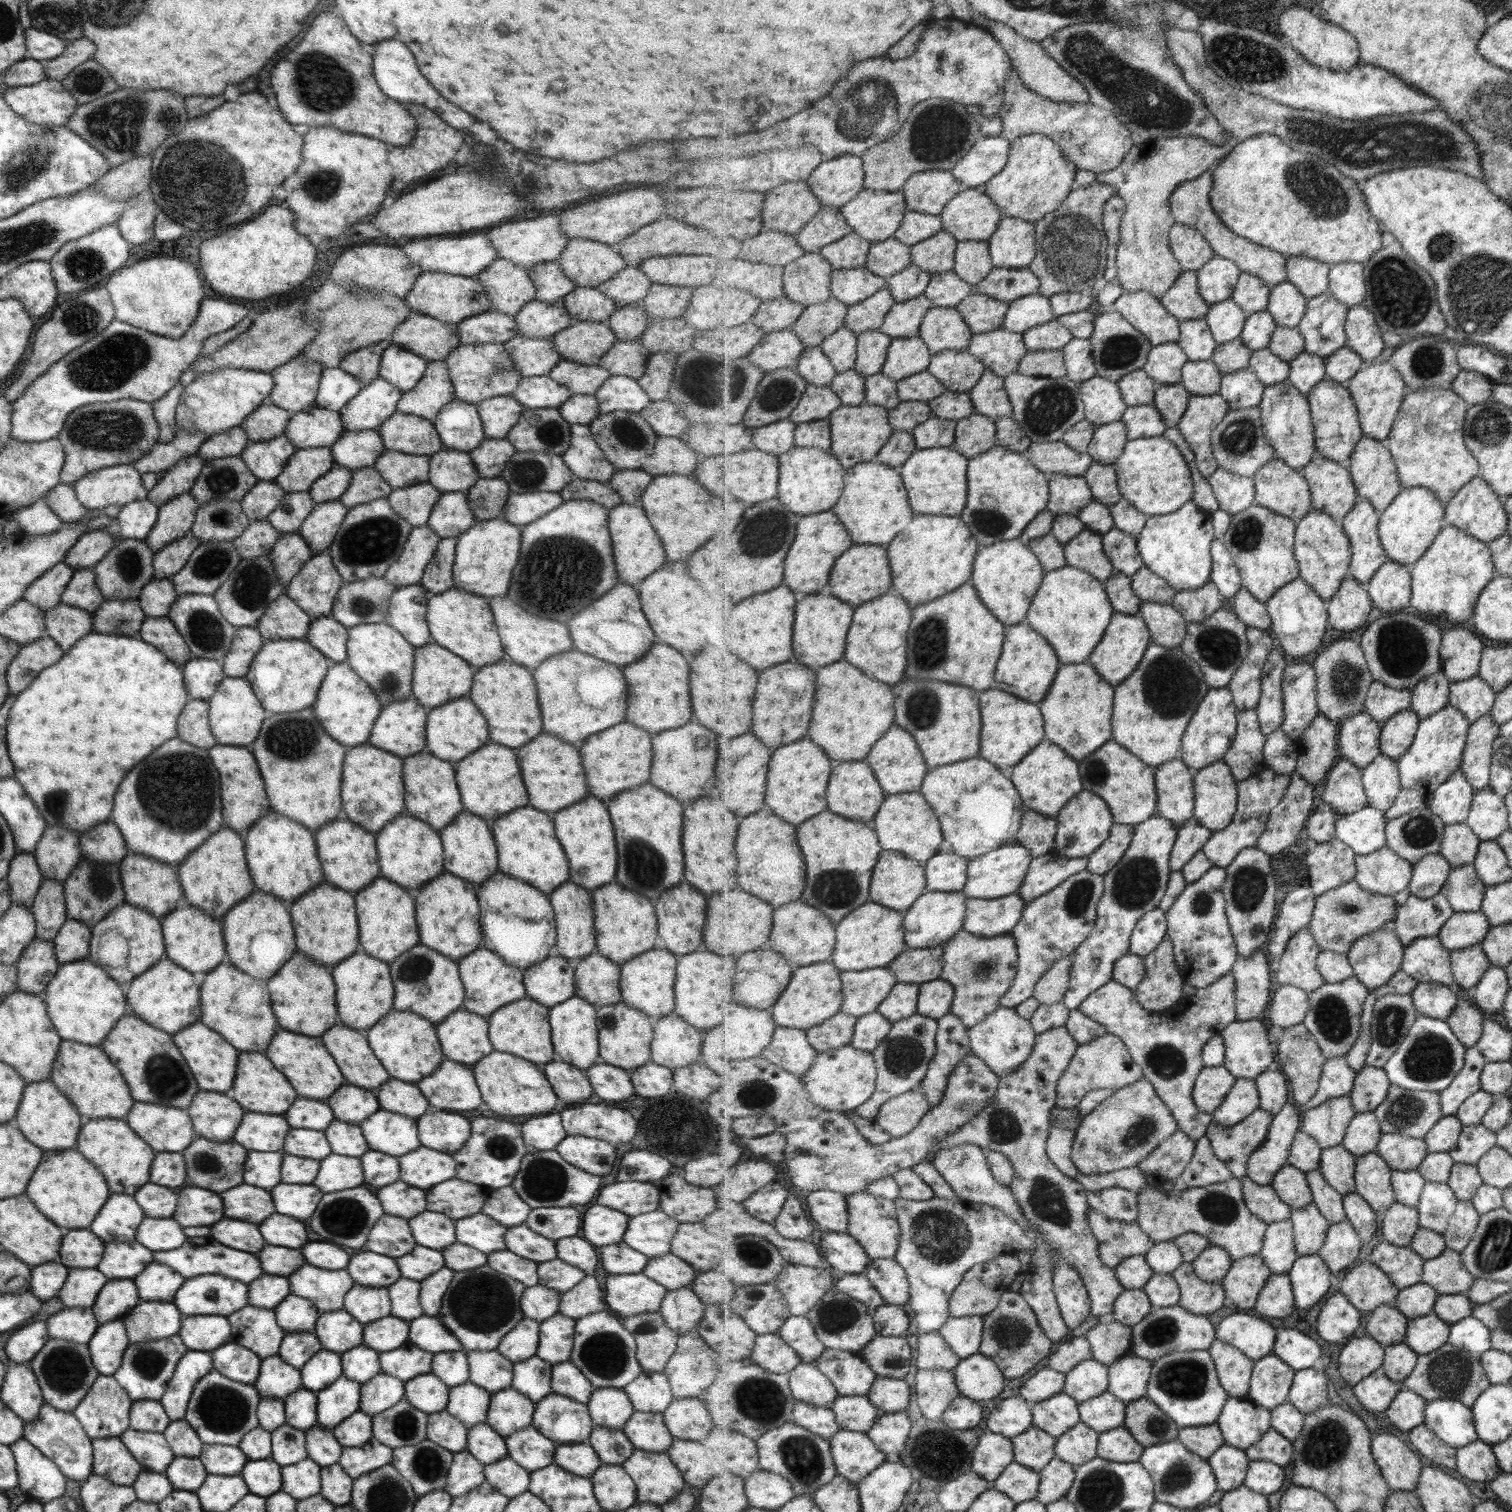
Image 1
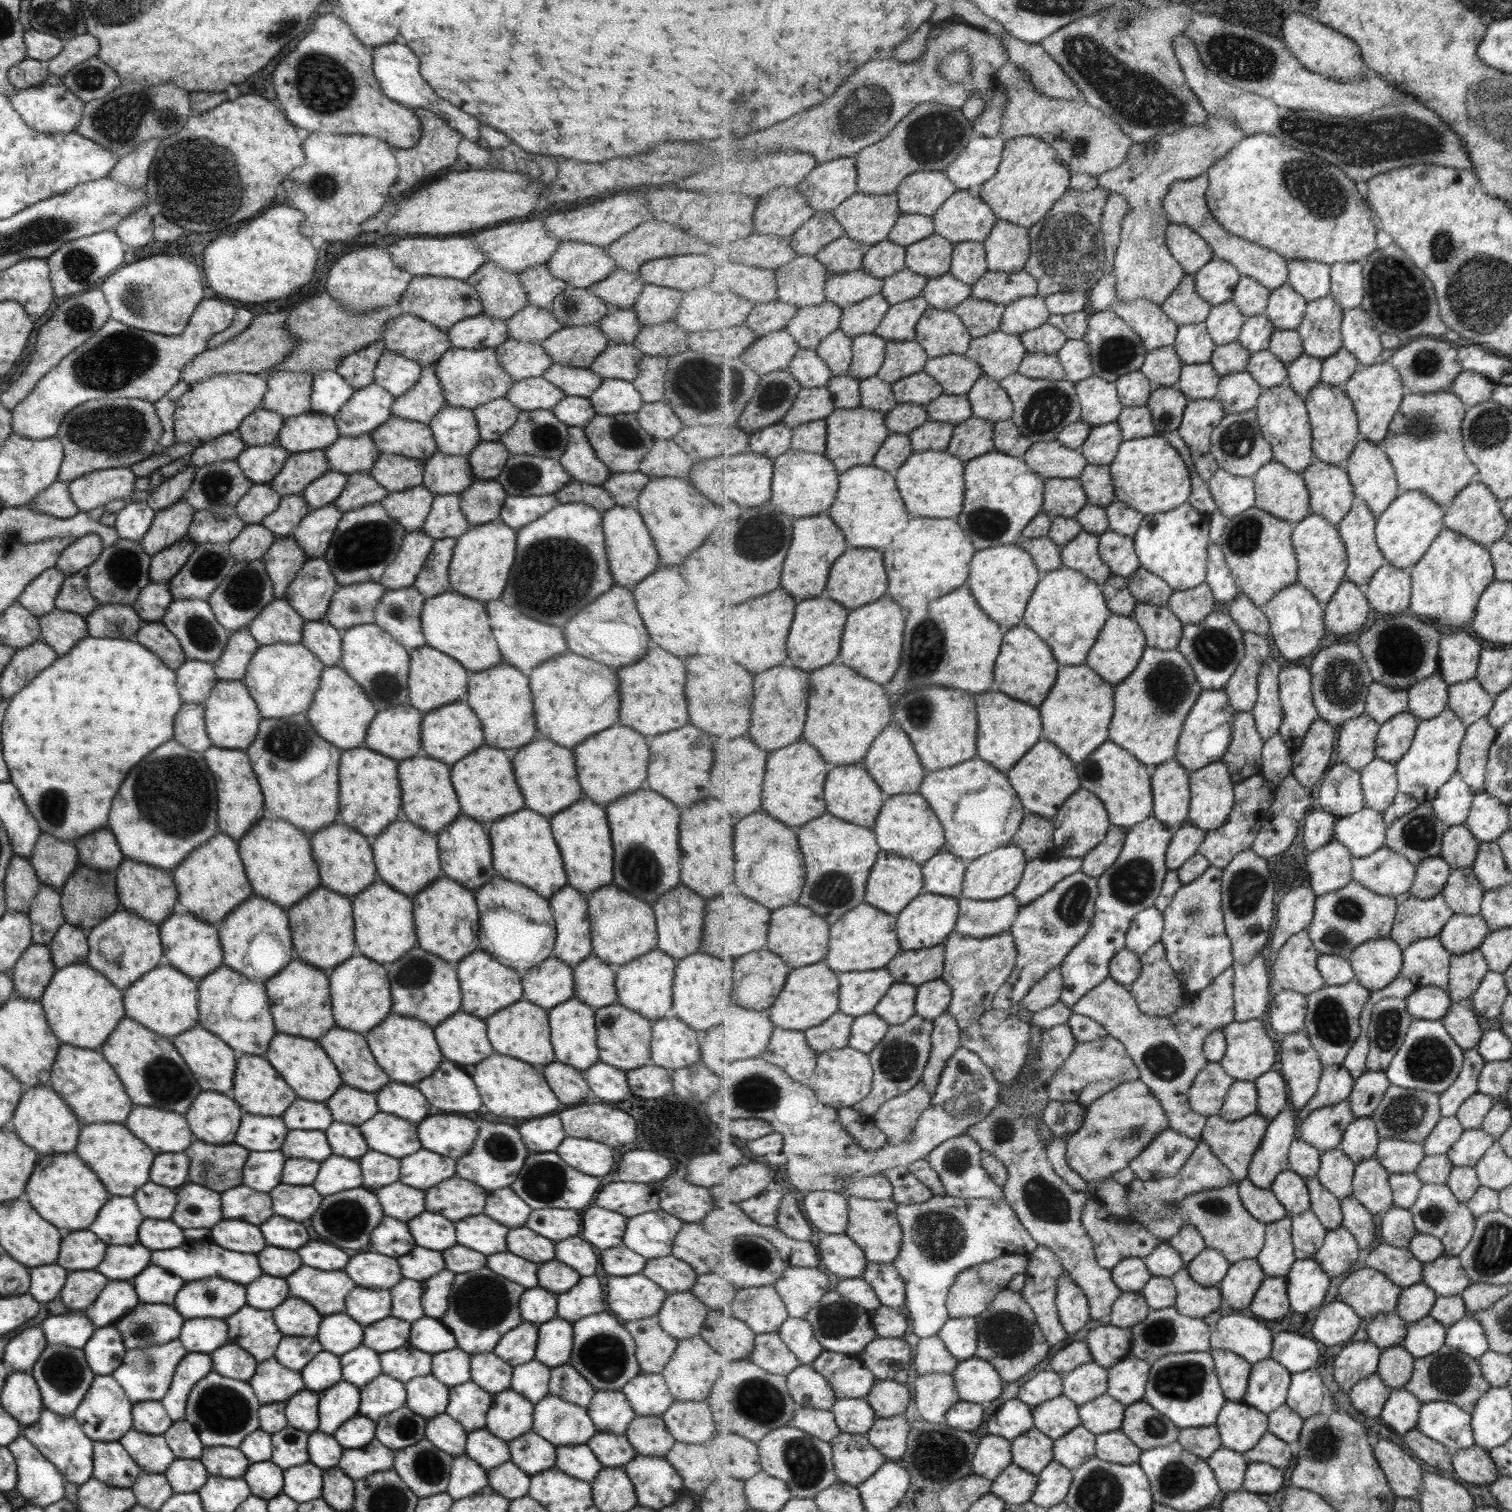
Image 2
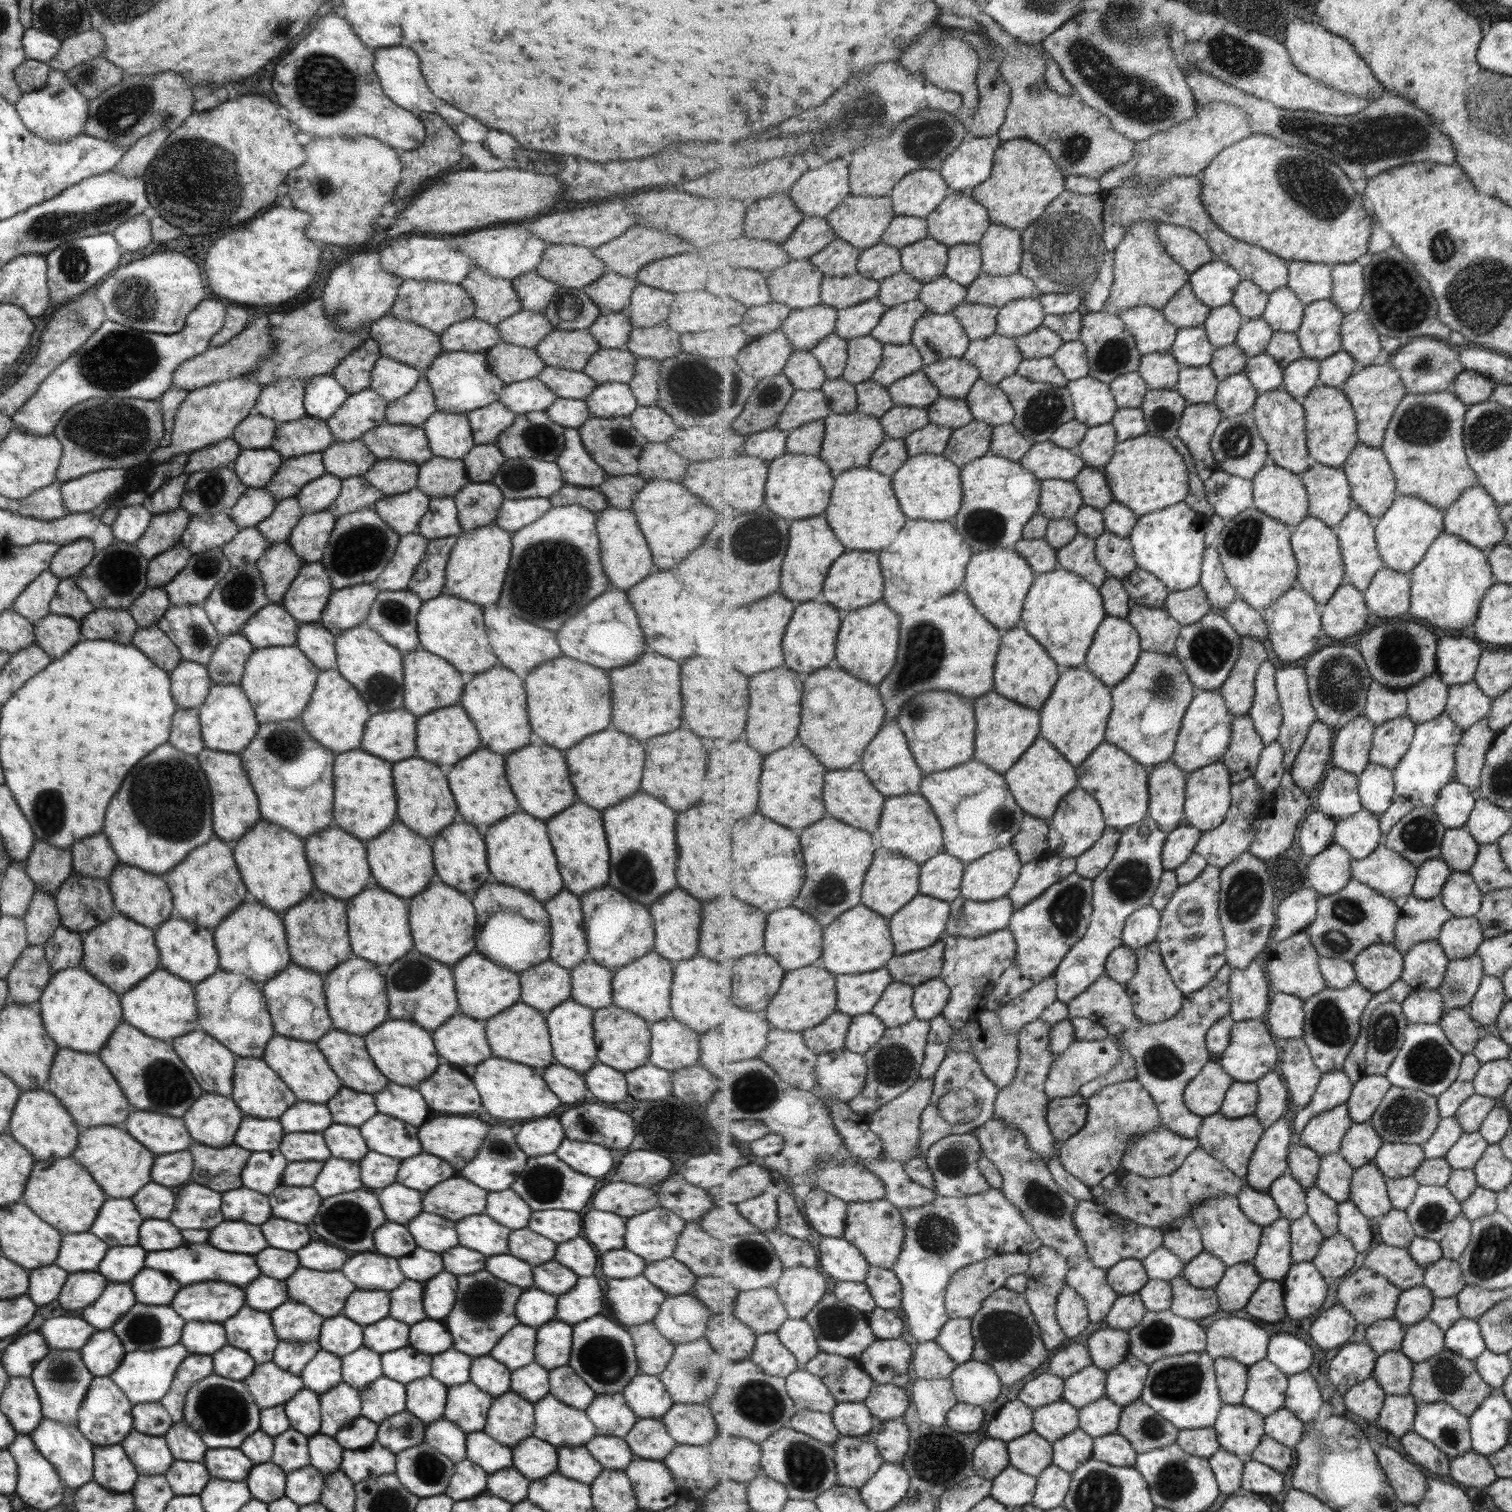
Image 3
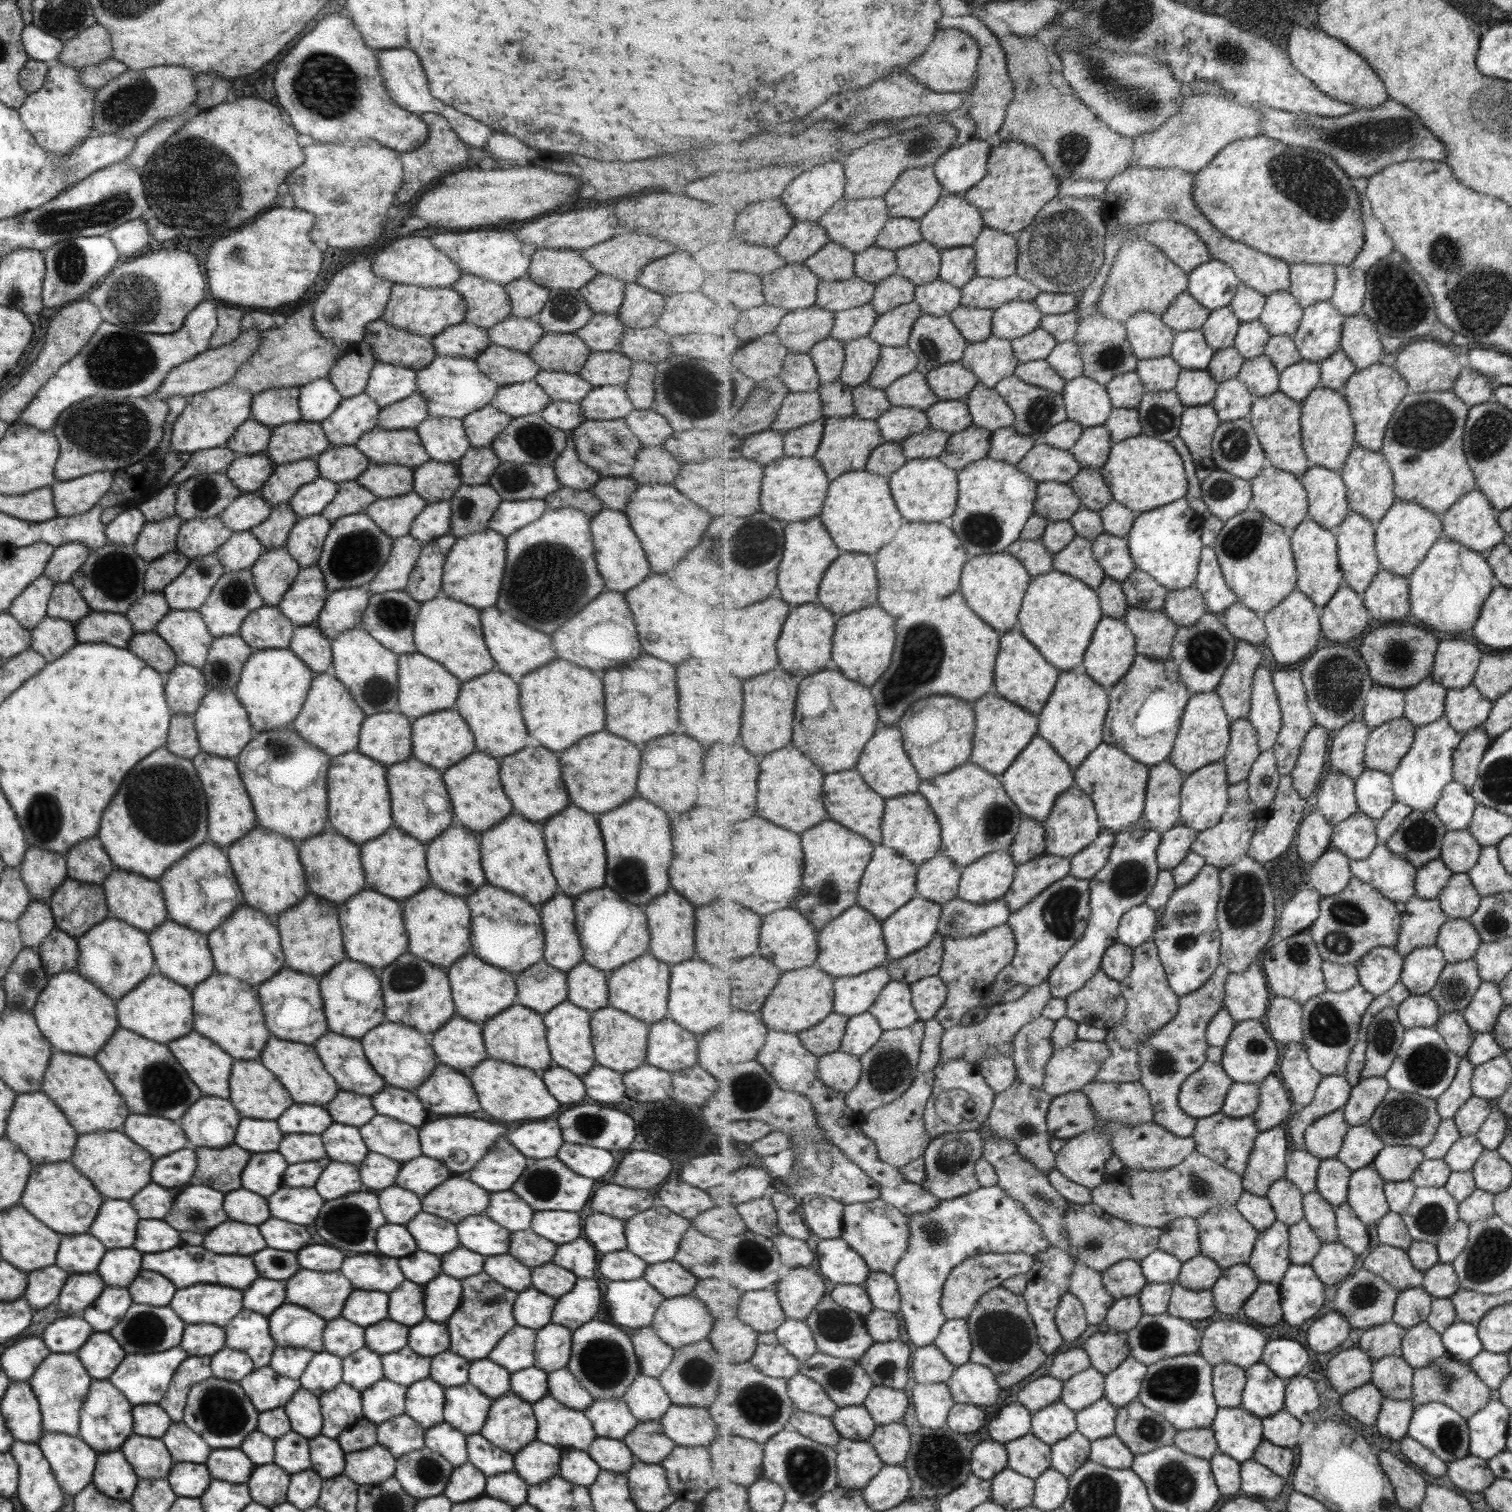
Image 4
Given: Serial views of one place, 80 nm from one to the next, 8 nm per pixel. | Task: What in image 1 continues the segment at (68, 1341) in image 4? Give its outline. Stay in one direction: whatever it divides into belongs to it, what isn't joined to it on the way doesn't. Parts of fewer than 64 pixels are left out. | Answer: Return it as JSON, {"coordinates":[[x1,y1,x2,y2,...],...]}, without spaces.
{"coordinates":[[69,1308,49,1316,44,1323,49,1339,75,1344,87,1344,98,1325,90,1308]]}

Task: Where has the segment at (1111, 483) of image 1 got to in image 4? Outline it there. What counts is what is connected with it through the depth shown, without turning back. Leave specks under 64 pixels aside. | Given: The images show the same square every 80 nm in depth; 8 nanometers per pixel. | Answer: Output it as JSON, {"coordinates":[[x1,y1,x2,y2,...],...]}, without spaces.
{"coordinates":[[1082,468,1069,485,1082,499,1083,506,1089,510,1100,511,1114,500,1110,485,1098,469]]}

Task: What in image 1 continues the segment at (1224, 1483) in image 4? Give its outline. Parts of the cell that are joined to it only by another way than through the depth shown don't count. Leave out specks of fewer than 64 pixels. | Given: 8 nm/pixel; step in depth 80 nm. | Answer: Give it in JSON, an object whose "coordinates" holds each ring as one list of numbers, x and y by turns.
{"coordinates":[[1225,1444,1217,1449,1208,1461,1216,1472,1218,1488,1221,1491,1244,1485,1251,1462,1245,1450]]}

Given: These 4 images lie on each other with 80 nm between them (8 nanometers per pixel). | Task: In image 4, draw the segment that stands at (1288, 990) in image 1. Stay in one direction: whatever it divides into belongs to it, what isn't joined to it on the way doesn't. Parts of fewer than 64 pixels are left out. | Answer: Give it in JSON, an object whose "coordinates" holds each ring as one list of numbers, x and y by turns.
{"coordinates":[[1276,995,1271,1002,1271,1008,1267,1011,1266,1023,1271,1031,1271,1036,1280,1041,1282,1046,1291,1042,1302,1043,1304,1030,1302,1029,1302,1018,1304,1005,1293,998]]}

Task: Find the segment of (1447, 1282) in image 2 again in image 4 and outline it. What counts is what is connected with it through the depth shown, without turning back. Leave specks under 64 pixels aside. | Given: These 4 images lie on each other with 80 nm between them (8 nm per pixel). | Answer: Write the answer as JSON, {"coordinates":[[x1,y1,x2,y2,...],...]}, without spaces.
{"coordinates":[[1439,1262,1424,1273,1422,1287,1434,1298,1450,1298,1462,1288,1458,1271,1451,1262]]}

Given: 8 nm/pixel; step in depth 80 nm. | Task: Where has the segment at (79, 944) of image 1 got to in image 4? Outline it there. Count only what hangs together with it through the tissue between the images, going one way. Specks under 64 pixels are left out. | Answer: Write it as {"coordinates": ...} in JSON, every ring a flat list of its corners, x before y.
{"coordinates":[[51,929,35,949,44,973,48,976,63,971,73,971,77,966,76,939,61,930]]}

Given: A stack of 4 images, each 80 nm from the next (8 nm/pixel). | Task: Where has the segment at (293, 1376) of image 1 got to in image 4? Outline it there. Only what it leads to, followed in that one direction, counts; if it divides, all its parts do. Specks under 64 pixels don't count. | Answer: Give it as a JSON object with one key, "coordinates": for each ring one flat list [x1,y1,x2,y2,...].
{"coordinates":[[269,1366,253,1369,237,1383,258,1413,282,1407,300,1387,298,1380,281,1376]]}

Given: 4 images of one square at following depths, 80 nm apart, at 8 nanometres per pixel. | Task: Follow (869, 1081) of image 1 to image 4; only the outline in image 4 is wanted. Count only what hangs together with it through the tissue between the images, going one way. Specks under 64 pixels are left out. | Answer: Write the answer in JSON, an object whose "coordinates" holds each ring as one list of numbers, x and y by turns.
{"coordinates":[[839,1050,819,1058,821,1082,837,1092,849,1094,859,1086,863,1063,858,1055,849,1055]]}

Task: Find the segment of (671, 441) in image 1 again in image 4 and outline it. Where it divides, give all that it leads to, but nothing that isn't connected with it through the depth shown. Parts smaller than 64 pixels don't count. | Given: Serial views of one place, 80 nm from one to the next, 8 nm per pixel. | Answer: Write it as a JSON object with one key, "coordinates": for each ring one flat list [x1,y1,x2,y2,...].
{"coordinates":[[662,445,642,447,635,455,631,472,628,478,632,478,638,486,649,483,673,482,681,468,679,463,669,454]]}

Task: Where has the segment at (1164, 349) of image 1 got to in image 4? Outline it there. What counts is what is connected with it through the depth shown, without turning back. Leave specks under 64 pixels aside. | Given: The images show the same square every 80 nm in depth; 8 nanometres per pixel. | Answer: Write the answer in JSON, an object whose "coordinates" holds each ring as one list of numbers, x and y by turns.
{"coordinates":[[1171,356,1140,360,1136,370,1148,391,1171,391,1184,368]]}

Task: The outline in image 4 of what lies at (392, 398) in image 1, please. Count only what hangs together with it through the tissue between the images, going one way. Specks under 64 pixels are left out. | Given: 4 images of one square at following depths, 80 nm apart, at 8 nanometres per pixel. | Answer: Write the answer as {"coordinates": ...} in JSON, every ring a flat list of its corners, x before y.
{"coordinates":[[364,392,341,399,335,410,320,422,328,448,354,445,364,432,376,427,379,409]]}

